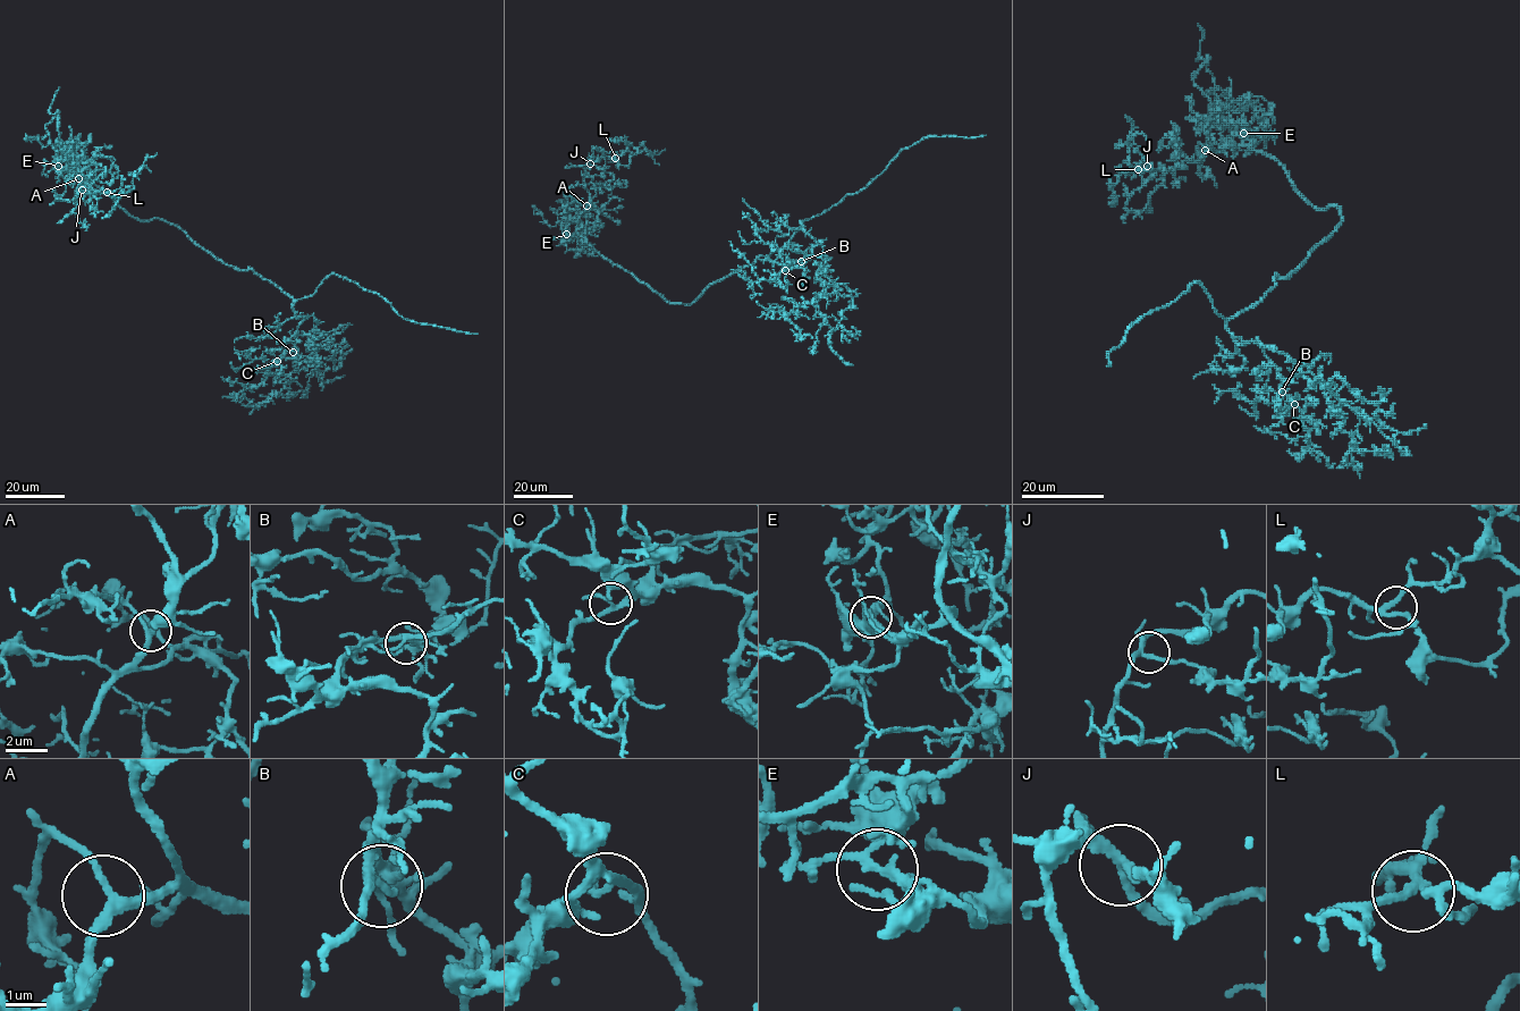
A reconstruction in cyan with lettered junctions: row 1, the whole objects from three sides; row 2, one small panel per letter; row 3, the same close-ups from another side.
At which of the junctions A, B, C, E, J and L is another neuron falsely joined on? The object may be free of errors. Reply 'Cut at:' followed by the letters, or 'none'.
Cut at: E

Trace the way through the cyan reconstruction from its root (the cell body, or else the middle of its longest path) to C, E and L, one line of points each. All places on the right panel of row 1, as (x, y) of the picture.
C: (1319, 244), (1226, 323), (1239, 344), (1256, 342), (1264, 351), (1294, 404)
E: (1319, 244), (1341, 224), (1340, 210), (1333, 204), (1317, 209), (1274, 158), (1243, 143), (1243, 132)
L: (1319, 244), (1340, 210), (1317, 209), (1261, 152), (1231, 145), (1138, 169)

